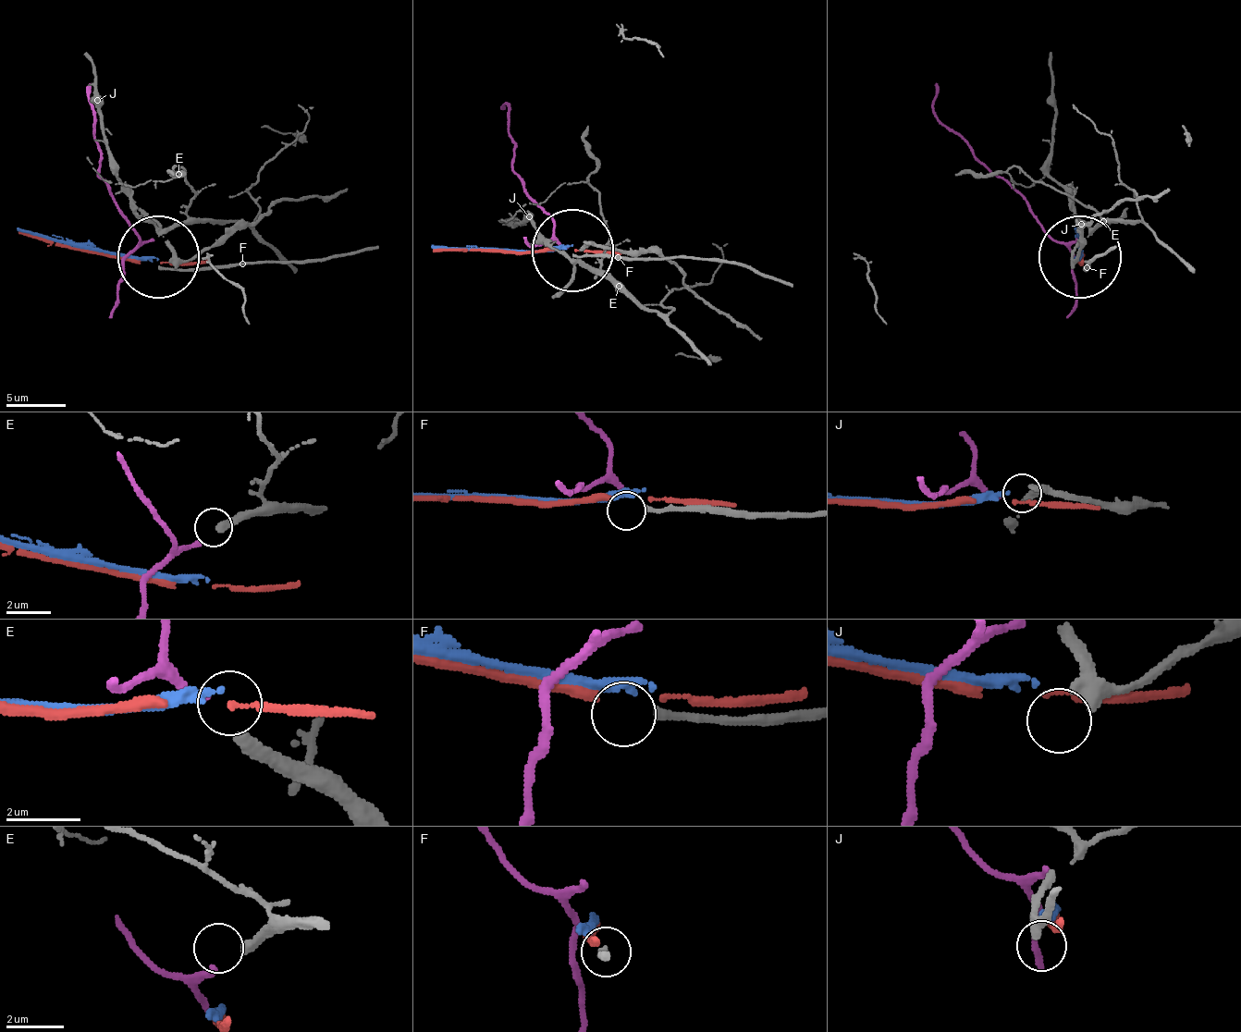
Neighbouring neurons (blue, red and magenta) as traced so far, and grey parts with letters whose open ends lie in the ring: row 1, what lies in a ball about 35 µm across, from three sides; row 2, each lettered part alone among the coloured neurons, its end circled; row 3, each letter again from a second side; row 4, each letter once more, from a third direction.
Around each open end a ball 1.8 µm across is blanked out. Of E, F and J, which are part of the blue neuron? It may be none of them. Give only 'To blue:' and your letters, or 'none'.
To blue: none

